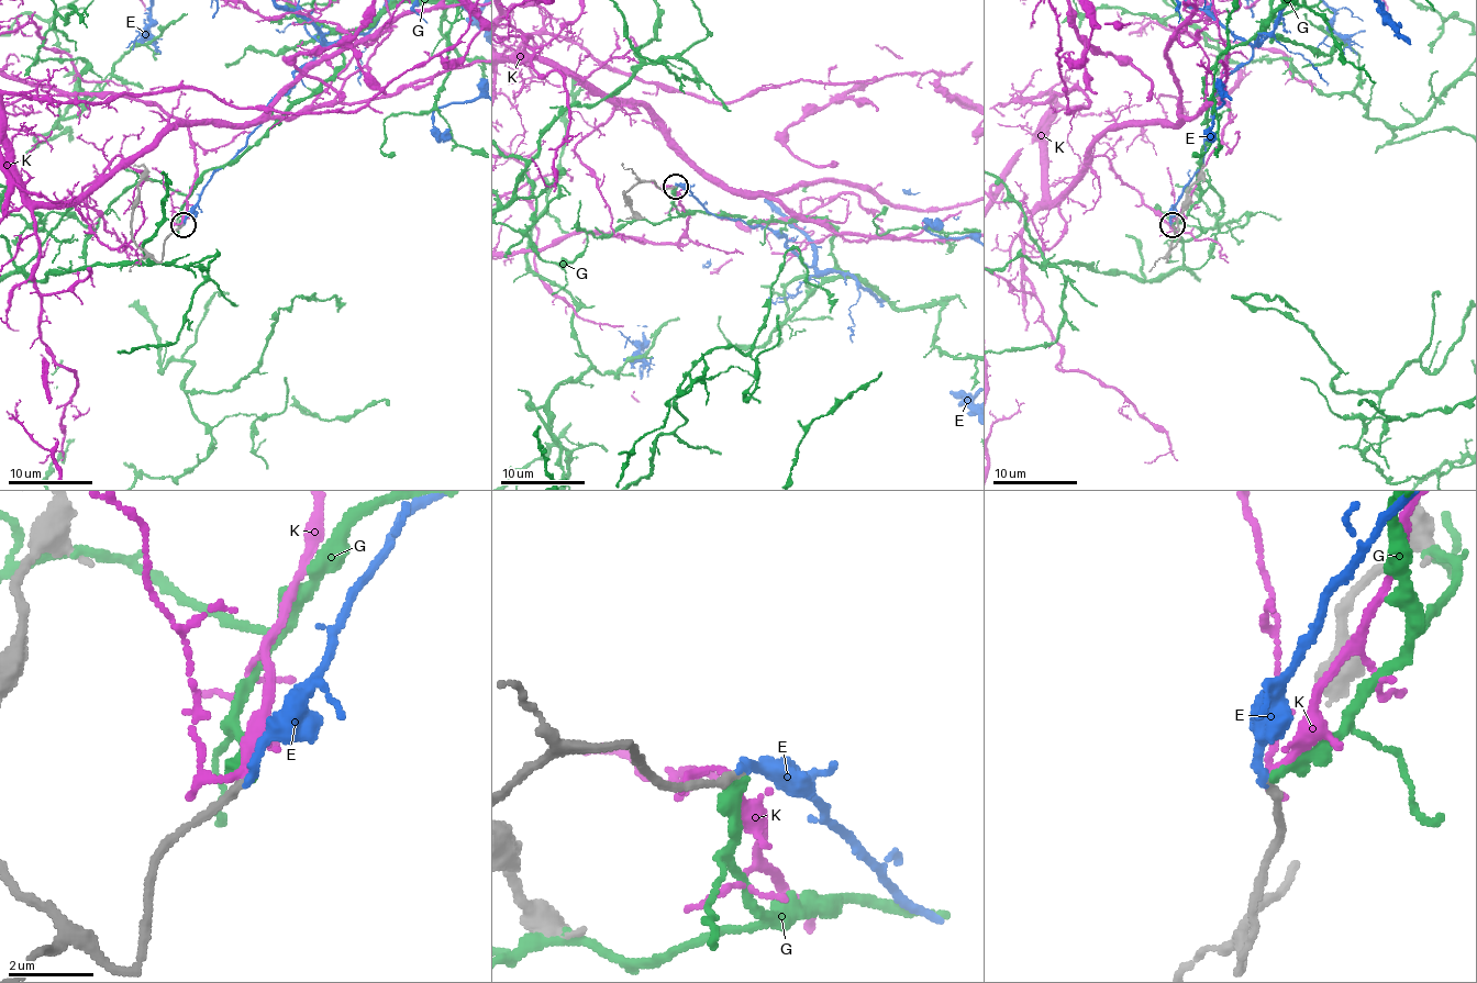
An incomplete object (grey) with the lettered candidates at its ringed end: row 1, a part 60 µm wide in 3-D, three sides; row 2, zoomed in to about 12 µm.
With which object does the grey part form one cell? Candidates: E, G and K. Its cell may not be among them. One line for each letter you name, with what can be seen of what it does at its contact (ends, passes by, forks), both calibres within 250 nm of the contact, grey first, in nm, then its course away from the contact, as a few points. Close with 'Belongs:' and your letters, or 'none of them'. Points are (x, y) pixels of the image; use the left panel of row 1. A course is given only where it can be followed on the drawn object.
E: It ends there. Thickness 200 nm (grey) against 220 nm
Belongs: E

